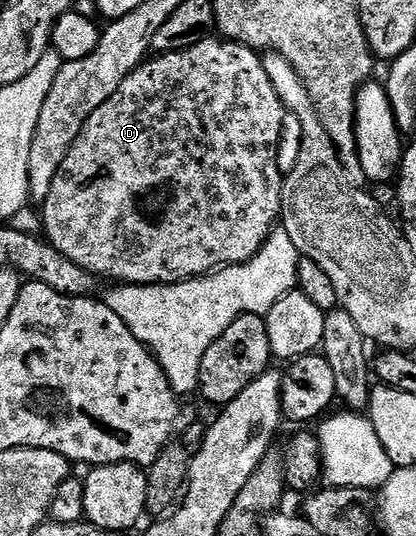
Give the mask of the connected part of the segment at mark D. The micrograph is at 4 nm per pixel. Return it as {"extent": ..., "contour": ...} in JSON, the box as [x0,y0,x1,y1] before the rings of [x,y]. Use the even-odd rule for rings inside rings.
{"extent":[40,38,288,284],"contour":[[[207,38],[201,40],[199,44],[194,44],[190,48],[185,48],[179,52],[163,52],[147,59],[142,67],[135,69],[128,74],[120,83],[119,89],[102,106],[95,110],[94,113],[85,122],[83,129],[80,130],[79,137],[72,142],[72,146],[67,151],[67,156],[60,162],[60,168],[53,179],[52,190],[48,193],[48,198],[40,206],[42,212],[42,224],[46,227],[44,231],[45,239],[53,246],[64,258],[72,258],[76,266],[84,266],[93,276],[101,278],[103,281],[114,280],[110,282],[121,282],[124,284],[179,284],[181,280],[193,280],[195,276],[205,276],[208,272],[217,272],[218,269],[226,267],[227,264],[243,264],[248,262],[264,246],[264,242],[274,231],[282,215],[282,182],[284,179],[283,169],[278,169],[278,143],[282,140],[282,123],[288,120],[288,113],[283,108],[276,90],[272,90],[272,82],[268,74],[264,74],[261,55],[255,49],[250,48],[247,44],[238,44],[234,40],[225,38]]]}

